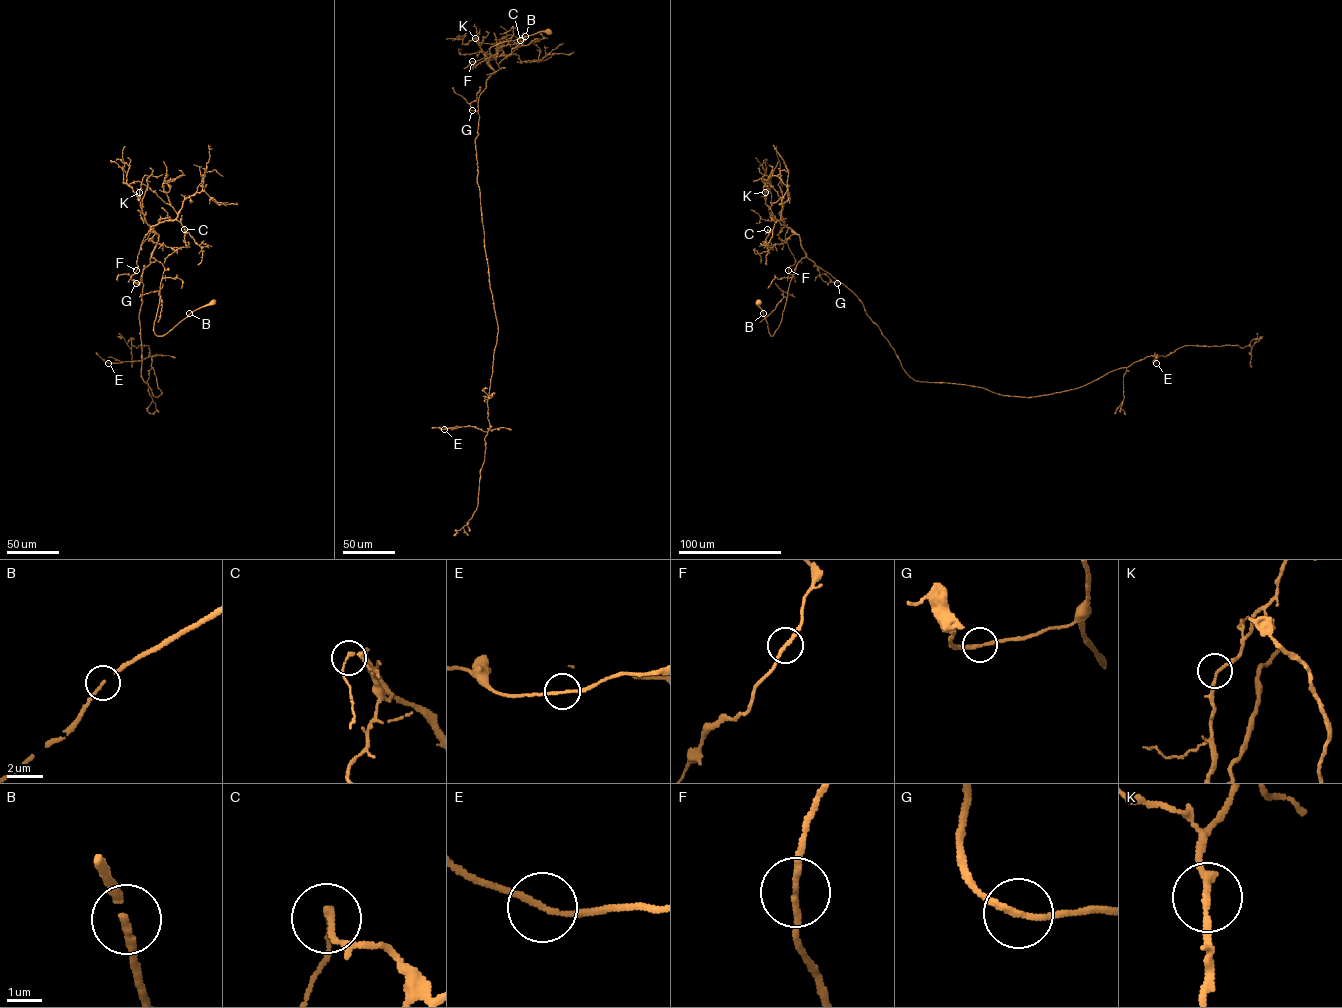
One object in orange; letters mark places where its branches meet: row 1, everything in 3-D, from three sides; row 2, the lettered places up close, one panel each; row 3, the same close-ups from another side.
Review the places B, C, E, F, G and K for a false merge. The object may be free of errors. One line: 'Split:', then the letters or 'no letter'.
Split: no letter

